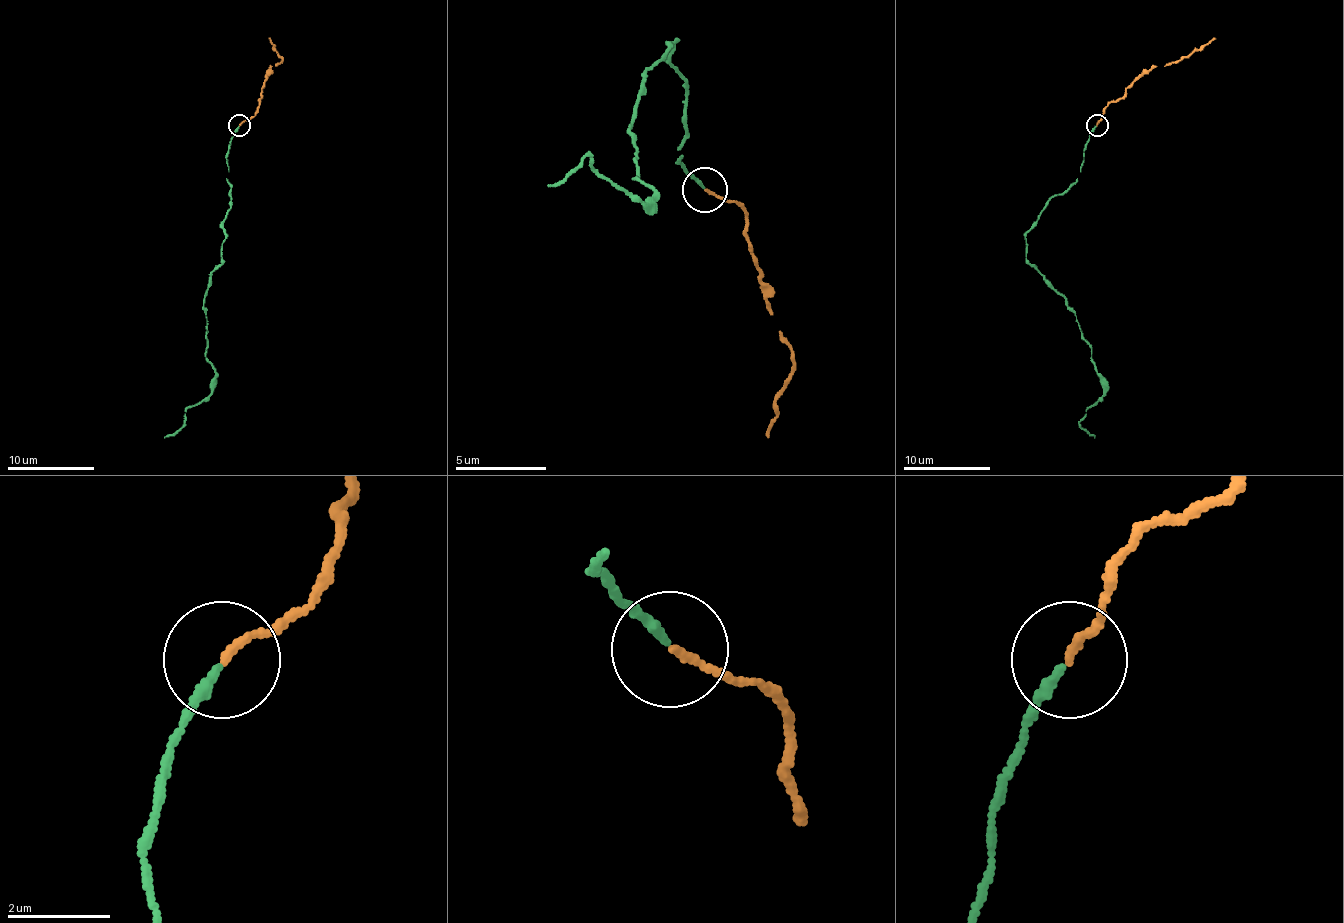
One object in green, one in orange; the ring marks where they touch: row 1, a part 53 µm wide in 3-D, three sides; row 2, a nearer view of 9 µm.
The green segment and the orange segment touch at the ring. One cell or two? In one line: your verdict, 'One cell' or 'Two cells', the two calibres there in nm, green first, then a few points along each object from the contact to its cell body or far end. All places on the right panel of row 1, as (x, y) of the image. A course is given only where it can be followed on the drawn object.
One cell. Thickness 190 nm (green) against 140 nm. Course of green: (1095, 125), (1078, 178), (1025, 234), (1025, 258), (1064, 297), (1091, 348), (1104, 393), (1080, 426), (1095, 437). Course of orange: (1097, 125), (1108, 106), (1143, 75), (1189, 58), (1215, 38)

